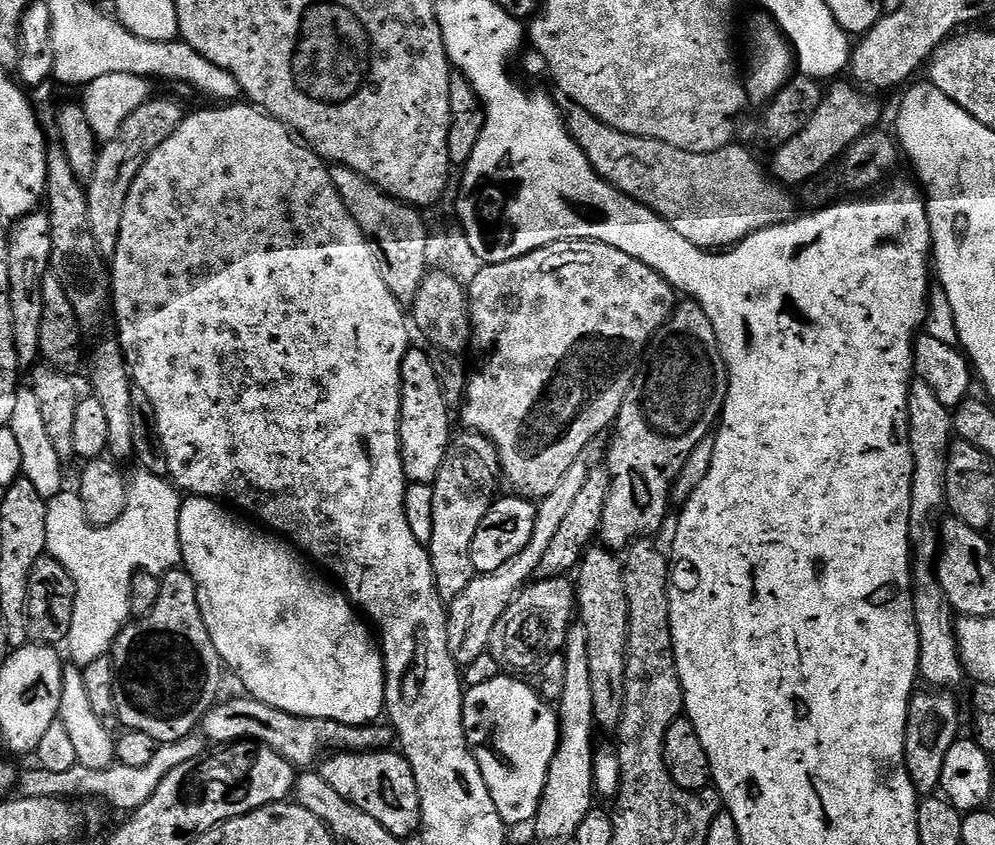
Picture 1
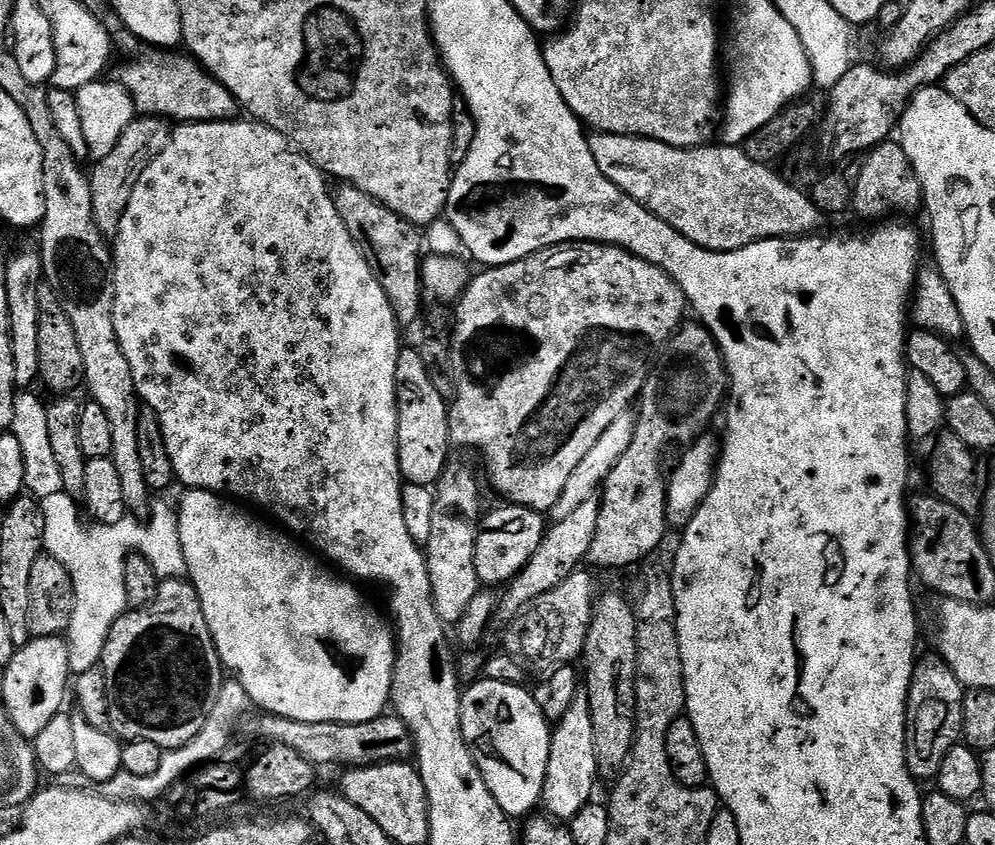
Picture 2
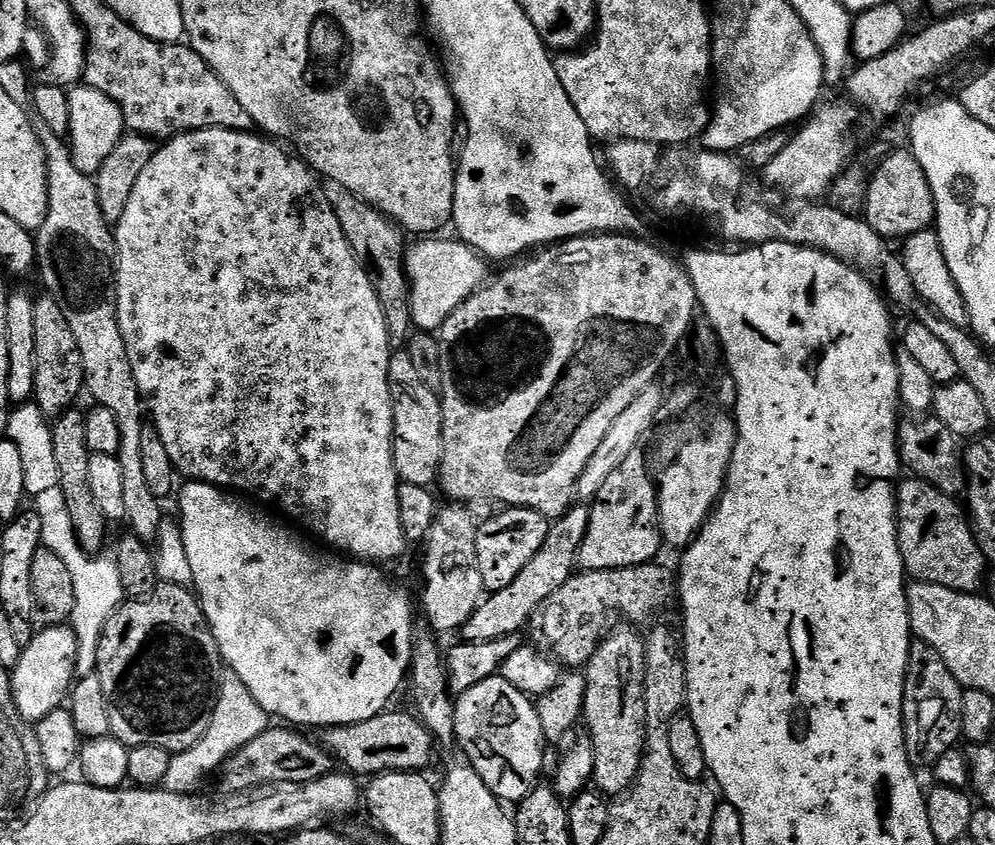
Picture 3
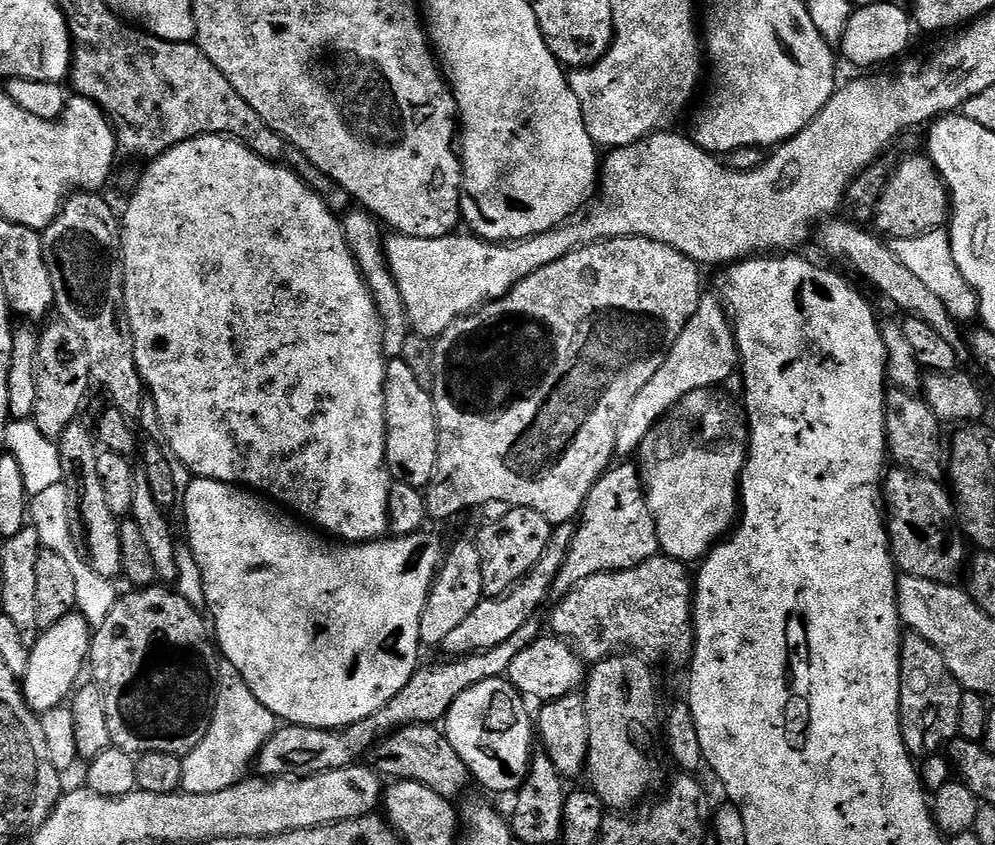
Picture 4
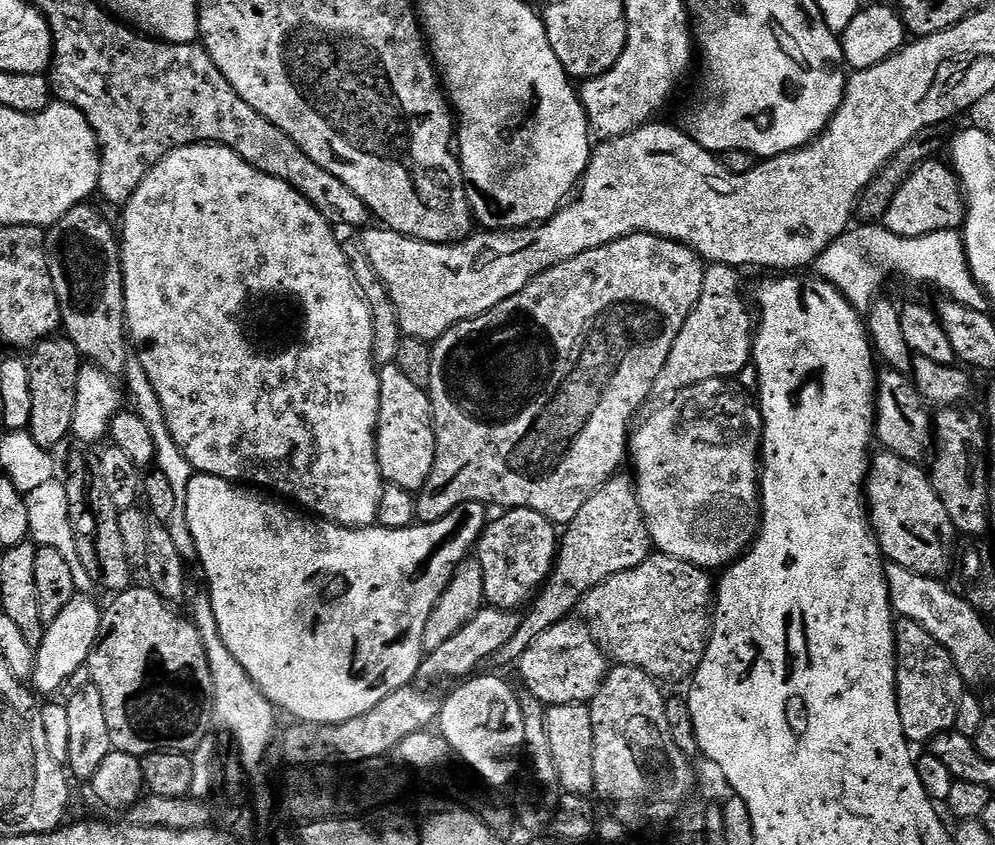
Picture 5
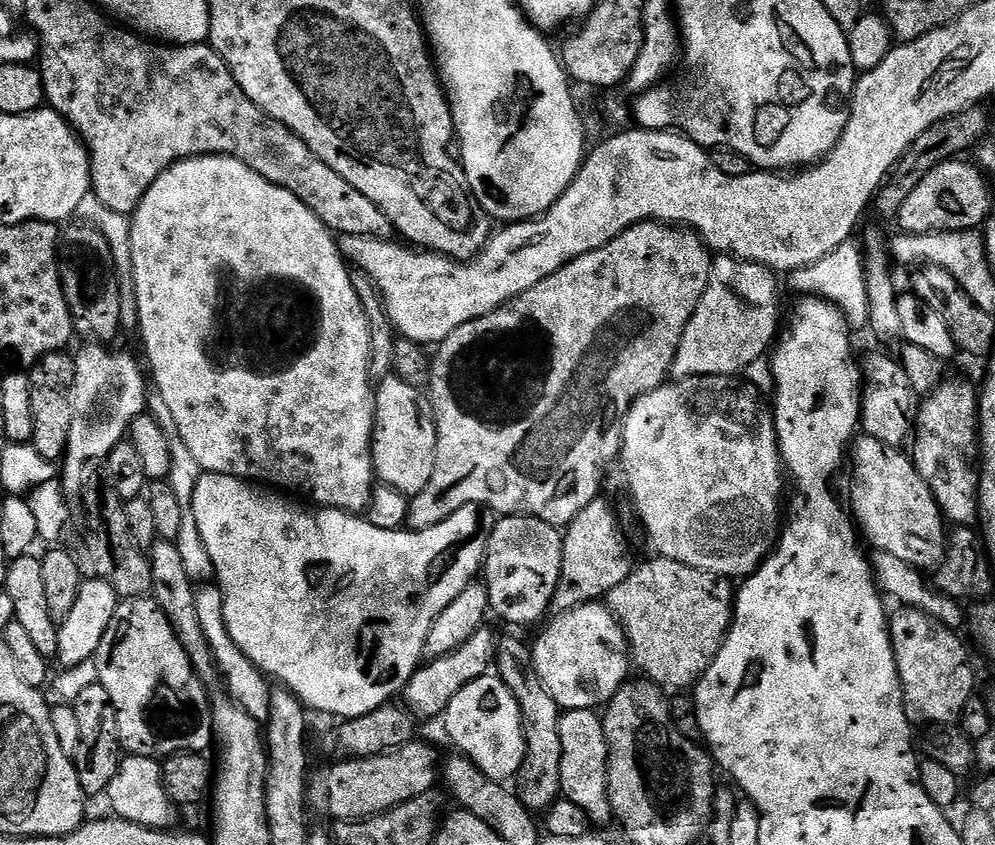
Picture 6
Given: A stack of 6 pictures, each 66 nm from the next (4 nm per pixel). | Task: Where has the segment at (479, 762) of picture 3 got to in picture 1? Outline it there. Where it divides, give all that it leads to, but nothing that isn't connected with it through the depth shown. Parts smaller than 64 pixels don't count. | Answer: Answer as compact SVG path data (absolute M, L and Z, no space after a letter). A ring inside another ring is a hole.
M501 674L482 682L482 686L474 686L465 691L464 733L478 762L478 770L482 770L482 778L486 778L486 790L490 790L490 798L494 798L494 806L498 806L498 814L505 825L535 821L542 790L546 786L546 774L550 770L550 758L554 758L560 737L557 709L545 702L533 690L531 683L524 681L523 684L520 680L511 680L507 674Z

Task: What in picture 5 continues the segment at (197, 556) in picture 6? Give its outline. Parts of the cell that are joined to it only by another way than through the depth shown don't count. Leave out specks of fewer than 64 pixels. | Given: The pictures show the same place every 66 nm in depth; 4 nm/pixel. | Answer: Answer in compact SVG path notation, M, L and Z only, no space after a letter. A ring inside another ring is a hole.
M129 355L123 375L128 376L128 388L126 384L126 392L132 395L131 407L142 418L142 422L146 422L147 429L150 430L150 438L154 438L154 450L156 451L155 467L162 474L166 474L166 479L170 482L170 487L174 490L174 514L170 514L170 518L166 521L170 530L170 538L174 538L174 546L178 549L178 554L182 554L185 562L196 560L196 547L194 546L194 534L190 534L190 522L186 522L186 490L190 486L193 478L192 467L190 462L186 462L186 454L182 454L182 450L178 450L178 442L174 442L174 434L170 434L170 426L166 422L166 414L162 414L162 402L158 402L158 394L154 394L154 386L150 386L150 377L146 375L146 366L142 366L139 356Z

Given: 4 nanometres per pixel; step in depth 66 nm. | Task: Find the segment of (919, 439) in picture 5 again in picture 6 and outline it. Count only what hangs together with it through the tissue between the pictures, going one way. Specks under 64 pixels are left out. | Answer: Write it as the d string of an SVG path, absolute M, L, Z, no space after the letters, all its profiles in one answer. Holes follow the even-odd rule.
M895 355L872 356L862 364L862 391L860 393L860 428L863 435L878 438L886 446L903 449L914 431L918 397L912 391L910 378Z

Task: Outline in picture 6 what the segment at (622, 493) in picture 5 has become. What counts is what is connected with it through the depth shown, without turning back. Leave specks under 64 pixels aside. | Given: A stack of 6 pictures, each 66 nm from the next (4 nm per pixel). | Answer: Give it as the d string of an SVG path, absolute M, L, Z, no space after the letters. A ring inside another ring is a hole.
M598 498L590 502L586 510L578 510L578 514L563 529L562 570L558 574L550 607L553 613L569 612L583 604L603 601L608 592L618 586L618 582L626 582L632 573L634 561L628 549L628 540L620 529L620 520L611 502L604 499Z

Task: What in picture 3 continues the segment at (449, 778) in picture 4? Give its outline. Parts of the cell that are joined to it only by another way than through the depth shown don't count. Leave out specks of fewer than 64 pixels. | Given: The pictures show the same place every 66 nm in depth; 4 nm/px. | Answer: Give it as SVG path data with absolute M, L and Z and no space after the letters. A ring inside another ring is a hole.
M385 710L378 713L374 718L366 718L357 724L341 724L331 728L325 728L319 733L318 740L322 747L332 755L333 761L345 764L353 777L371 778L380 775L381 772L424 772L432 764L436 756L438 741L429 732L426 725L420 723L419 716L408 712L392 712Z

